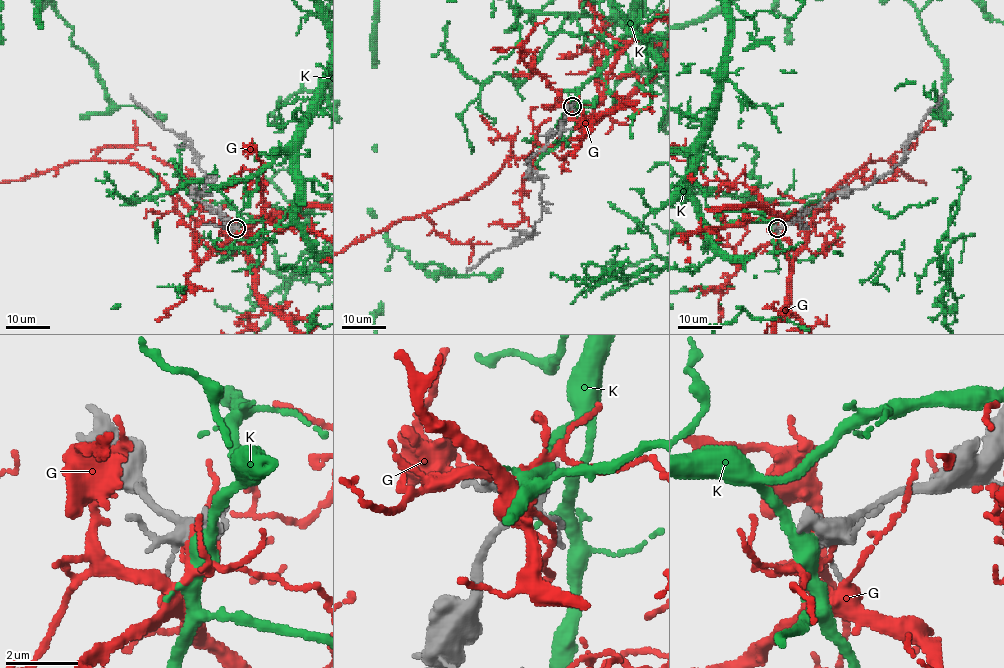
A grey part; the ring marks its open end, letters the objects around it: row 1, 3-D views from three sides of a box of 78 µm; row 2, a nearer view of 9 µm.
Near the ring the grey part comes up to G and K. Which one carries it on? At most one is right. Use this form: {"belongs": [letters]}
{"belongs": []}

